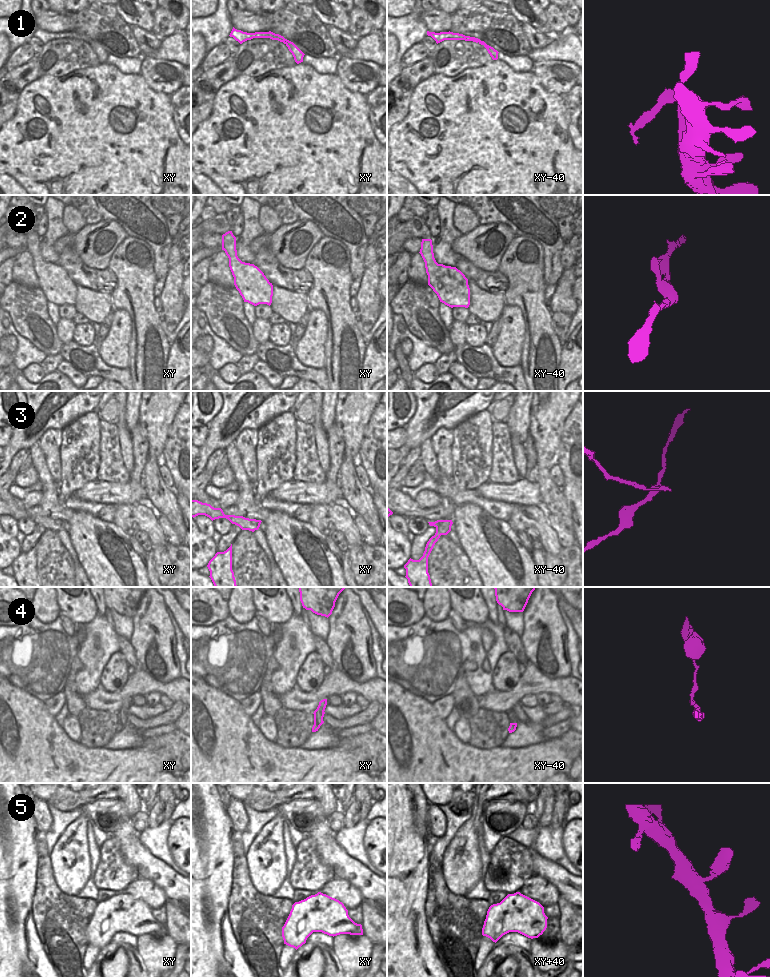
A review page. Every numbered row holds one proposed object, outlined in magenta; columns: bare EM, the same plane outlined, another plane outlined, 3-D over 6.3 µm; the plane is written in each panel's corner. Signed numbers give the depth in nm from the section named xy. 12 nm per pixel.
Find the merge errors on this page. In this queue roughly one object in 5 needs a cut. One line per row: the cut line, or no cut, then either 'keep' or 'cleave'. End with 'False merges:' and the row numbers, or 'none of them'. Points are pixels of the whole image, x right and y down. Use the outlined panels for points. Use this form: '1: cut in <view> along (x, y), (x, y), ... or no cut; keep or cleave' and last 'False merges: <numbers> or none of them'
1: cut in xy along (286, 39), (282, 41); cleave
2: no cut; keep
3: cut in xy-40 along (424, 551), (429, 554); cleave
4: no cut; keep
5: no cut; keep
False merges: 1, 3

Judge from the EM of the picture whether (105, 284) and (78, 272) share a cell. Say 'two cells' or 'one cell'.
one cell

